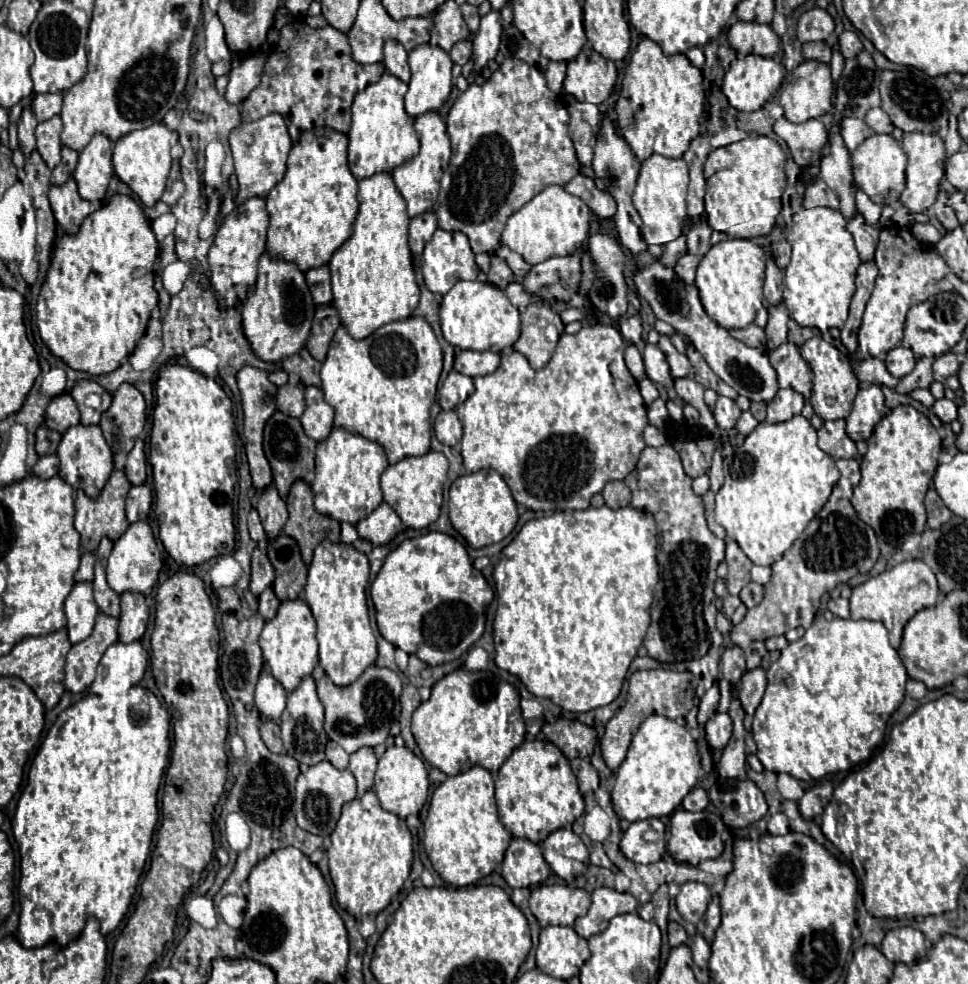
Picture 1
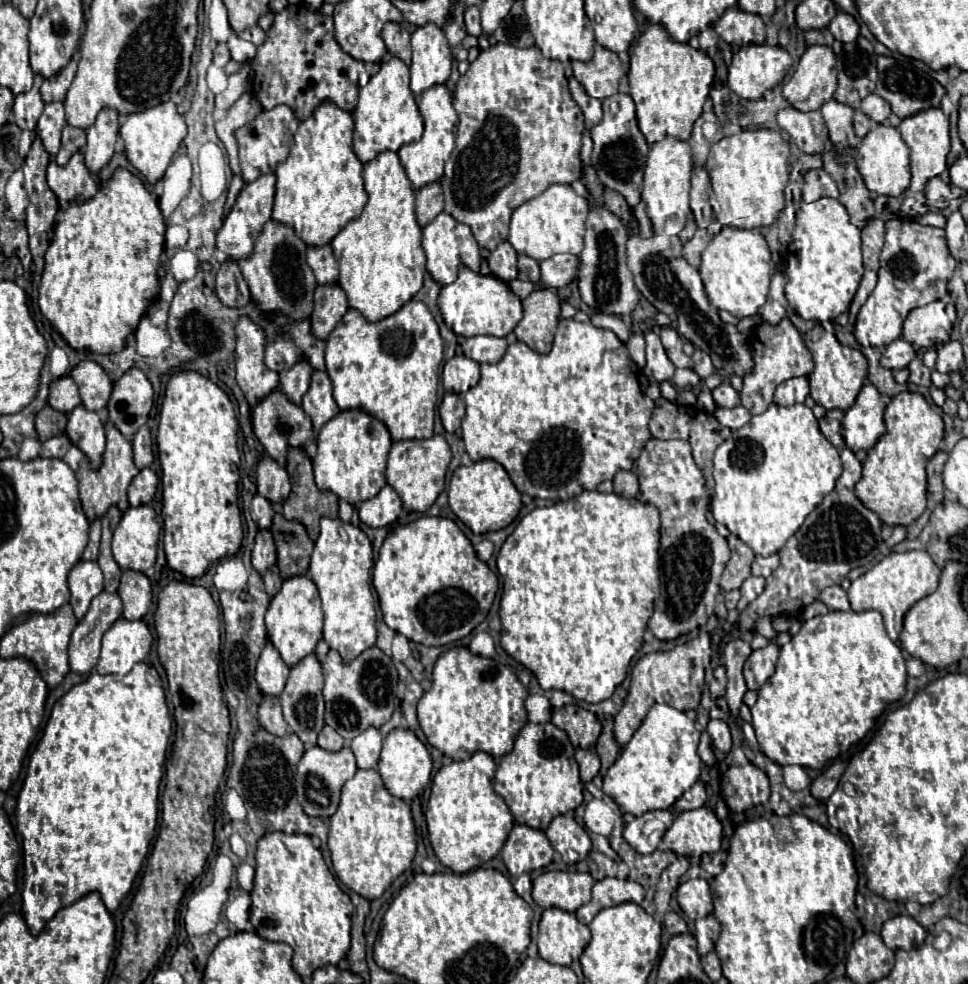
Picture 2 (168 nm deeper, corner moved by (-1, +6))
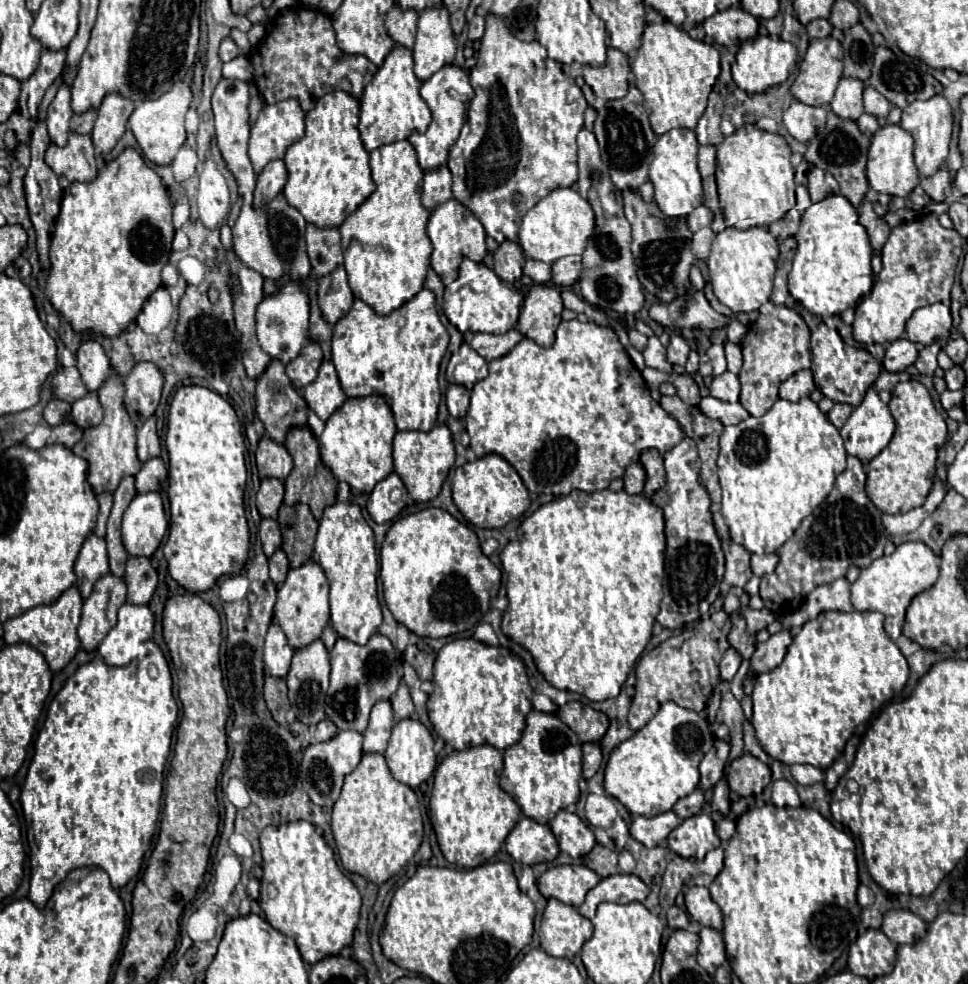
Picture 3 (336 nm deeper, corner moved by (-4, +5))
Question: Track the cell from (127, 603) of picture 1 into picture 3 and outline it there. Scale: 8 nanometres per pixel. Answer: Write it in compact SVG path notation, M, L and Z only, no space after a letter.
M130 557L124 581L128 587L128 603L148 605L158 583L158 575L148 557Z

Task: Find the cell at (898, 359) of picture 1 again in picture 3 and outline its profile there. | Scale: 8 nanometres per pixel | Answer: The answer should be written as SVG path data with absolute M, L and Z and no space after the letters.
M902 337L902 339L896 339L896 341L892 341L892 343L888 345L886 357L884 357L882 365L884 365L884 369L890 371L890 373L900 373L900 371L904 371L908 365L912 365L912 363L916 361L916 357L918 357L916 345L914 345L912 341L908 341L908 339Z

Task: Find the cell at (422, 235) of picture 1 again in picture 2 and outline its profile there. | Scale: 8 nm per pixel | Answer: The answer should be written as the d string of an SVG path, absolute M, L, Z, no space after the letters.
M431 182L431 184L417 190L415 212L417 212L419 226L429 224L439 212L443 212L443 194L441 194L439 182Z

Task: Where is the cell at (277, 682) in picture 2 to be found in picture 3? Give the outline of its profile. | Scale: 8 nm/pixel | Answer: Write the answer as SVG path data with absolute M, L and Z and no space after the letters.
M274 621L268 629L266 643L264 643L264 669L266 669L266 673L270 677L284 679L288 675L292 655L294 655L294 649L288 647L286 635L278 627L278 623Z

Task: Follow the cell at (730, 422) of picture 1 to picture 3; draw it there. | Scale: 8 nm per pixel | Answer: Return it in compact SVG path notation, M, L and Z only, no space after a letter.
M726 371L720 377L714 377L712 385L710 385L710 395L720 399L720 401L736 403L738 397L740 397L740 381L738 381L738 377L734 373L730 373L730 371Z

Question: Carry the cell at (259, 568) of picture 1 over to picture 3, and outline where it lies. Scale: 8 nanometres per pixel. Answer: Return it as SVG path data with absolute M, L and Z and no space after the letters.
M262 519L258 535L260 535L260 541L262 541L264 555L272 557L274 551L280 549L280 545L282 545L282 535L280 535L278 523L274 519Z

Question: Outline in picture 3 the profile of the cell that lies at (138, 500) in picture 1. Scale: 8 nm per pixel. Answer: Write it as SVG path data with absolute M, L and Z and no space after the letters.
M160 457L150 459L142 465L142 469L136 473L136 493L150 493L150 491L158 491L160 483L166 479L166 467L164 461Z

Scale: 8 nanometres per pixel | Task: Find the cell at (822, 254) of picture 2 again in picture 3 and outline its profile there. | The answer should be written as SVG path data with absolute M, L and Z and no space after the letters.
M828 195L826 199L812 203L802 215L796 241L798 247L788 275L788 291L808 313L820 317L840 315L872 289L872 247L866 229L858 223L858 211L846 197Z

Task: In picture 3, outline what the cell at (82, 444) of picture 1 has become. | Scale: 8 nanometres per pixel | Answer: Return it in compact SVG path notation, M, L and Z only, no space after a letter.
M88 393L86 397L72 403L72 421L80 429L90 429L100 425L102 421L102 407L98 403L96 393Z

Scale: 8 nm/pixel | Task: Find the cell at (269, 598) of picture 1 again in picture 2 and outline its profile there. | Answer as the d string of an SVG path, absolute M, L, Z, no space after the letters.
M271 566L265 574L263 574L263 580L265 580L265 588L267 588L267 594L273 598L279 590L281 590L281 584L283 584L283 578L279 576L279 570L277 566Z

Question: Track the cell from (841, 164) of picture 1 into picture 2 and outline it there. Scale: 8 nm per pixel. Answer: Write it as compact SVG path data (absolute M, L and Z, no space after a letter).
M831 98L821 106L823 120L829 128L829 138L837 146L837 150L843 150L847 146L857 146L859 140L853 132L853 114L855 110L851 106L845 106Z

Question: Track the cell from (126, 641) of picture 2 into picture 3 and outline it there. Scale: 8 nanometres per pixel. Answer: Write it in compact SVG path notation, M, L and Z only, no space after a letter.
M124 603L118 609L118 623L98 645L98 655L110 667L124 667L138 657L140 647L152 639L154 617L146 605Z

